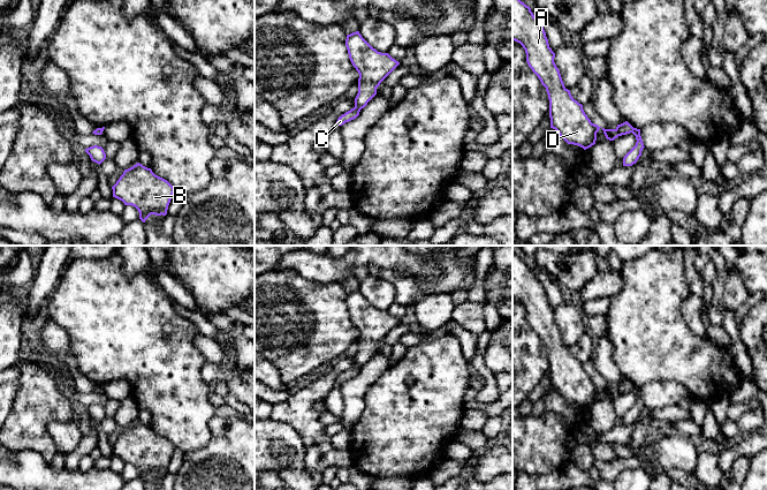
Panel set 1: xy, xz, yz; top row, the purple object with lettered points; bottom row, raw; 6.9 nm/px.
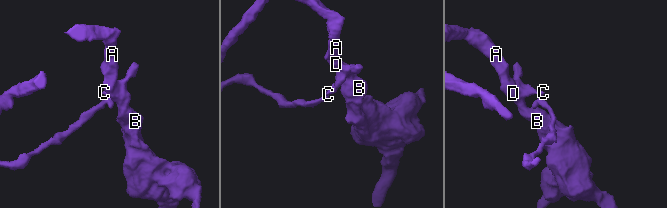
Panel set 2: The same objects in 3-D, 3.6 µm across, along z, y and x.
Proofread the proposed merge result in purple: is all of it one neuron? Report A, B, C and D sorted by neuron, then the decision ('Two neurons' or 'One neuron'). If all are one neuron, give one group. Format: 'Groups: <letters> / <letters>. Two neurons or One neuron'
Groups: A B D / C. Two neurons

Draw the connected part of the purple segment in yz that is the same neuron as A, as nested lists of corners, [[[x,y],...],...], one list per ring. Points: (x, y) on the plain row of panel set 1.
[[[512,252],[512,299],[519,301],[526,311],[526,321],[546,346],[549,357],[550,386],[568,401],[584,408],[595,402],[601,385],[591,380],[583,363],[575,359],[564,345],[554,321],[544,285],[531,266]]]

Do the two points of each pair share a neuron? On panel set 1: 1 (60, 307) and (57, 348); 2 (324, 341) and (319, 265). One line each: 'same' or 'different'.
1: different
2: different

